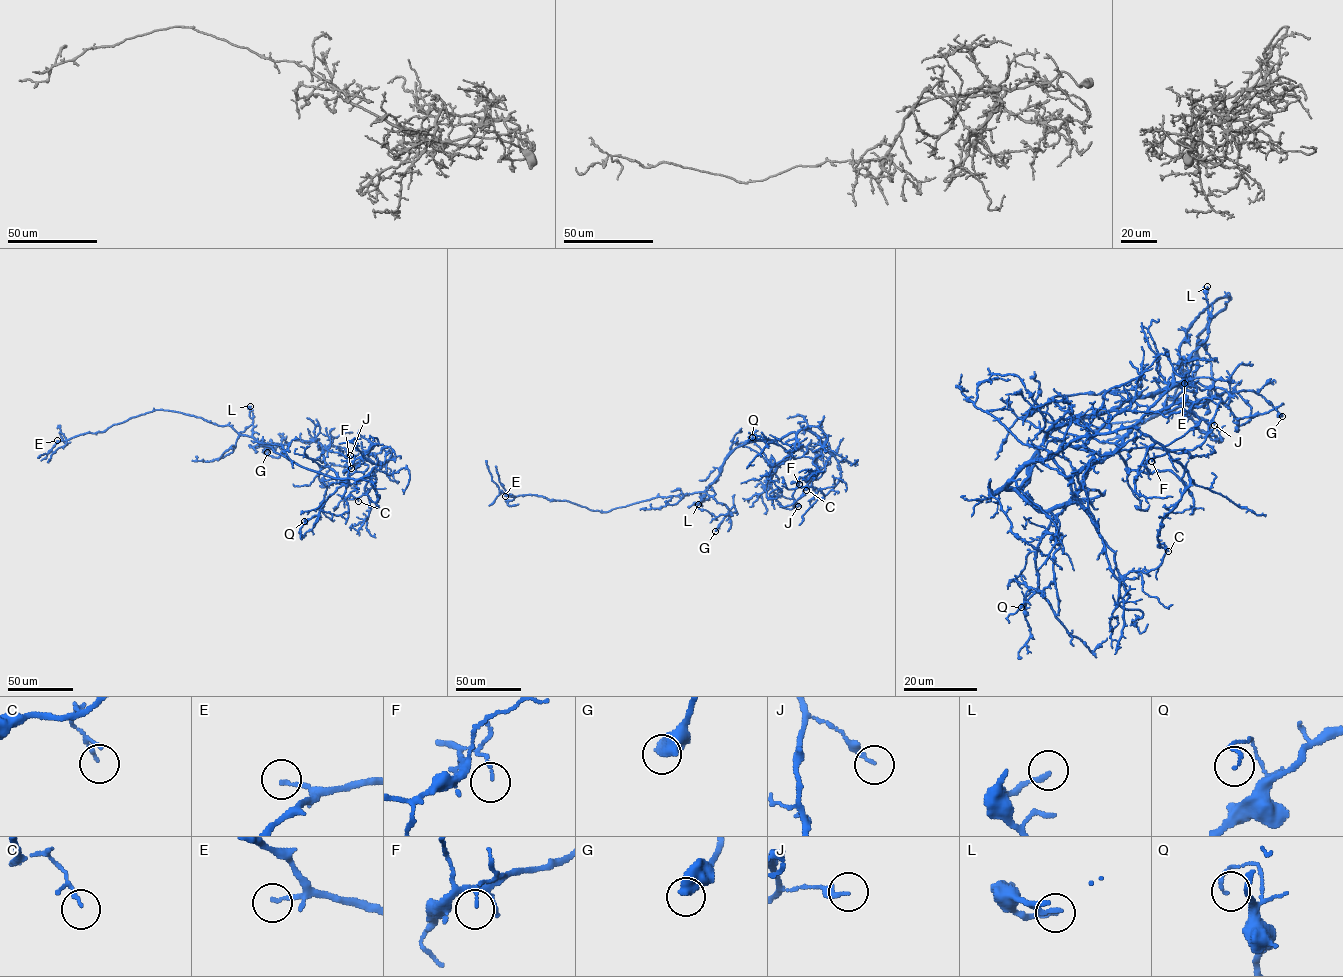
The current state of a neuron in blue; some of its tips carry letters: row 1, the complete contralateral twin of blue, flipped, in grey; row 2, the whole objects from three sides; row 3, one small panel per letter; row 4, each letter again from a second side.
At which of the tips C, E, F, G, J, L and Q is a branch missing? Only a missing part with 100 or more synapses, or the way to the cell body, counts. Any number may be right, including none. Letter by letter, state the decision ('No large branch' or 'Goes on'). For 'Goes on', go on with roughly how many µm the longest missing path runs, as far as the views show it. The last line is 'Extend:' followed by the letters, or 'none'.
C: No large branch
E: No large branch
F: No large branch
G: No large branch
J: No large branch
L: No large branch
Q: No large branch
Extend: none

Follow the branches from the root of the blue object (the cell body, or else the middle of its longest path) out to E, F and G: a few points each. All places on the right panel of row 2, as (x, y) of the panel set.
E: (1131, 398), (1172, 381), (1195, 318), (1229, 296), (1197, 336), (1197, 357), (1182, 361), (1184, 383)
F: (1131, 398), (1057, 426), (1027, 482), (1006, 489), (1052, 510), (1145, 415), (1220, 399), (1200, 445), (1151, 461)
G: (1131, 398), (1143, 398), (1148, 394), (1178, 385), (1189, 405), (1202, 405), (1224, 392), (1254, 391), (1282, 416)

